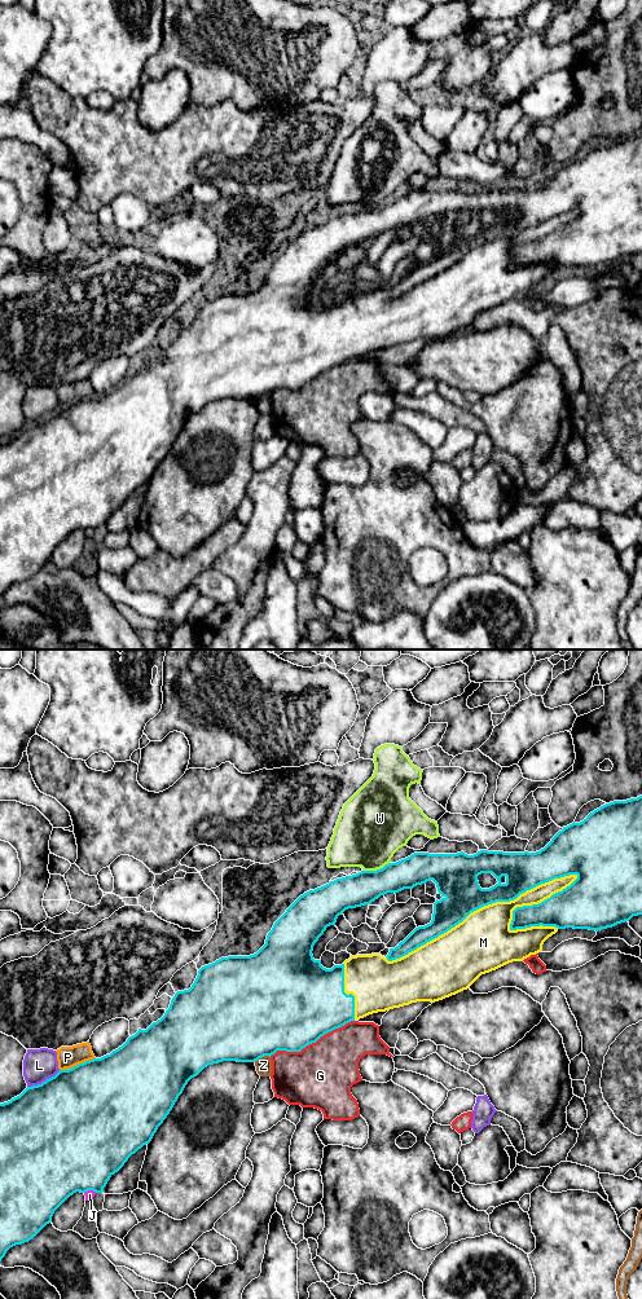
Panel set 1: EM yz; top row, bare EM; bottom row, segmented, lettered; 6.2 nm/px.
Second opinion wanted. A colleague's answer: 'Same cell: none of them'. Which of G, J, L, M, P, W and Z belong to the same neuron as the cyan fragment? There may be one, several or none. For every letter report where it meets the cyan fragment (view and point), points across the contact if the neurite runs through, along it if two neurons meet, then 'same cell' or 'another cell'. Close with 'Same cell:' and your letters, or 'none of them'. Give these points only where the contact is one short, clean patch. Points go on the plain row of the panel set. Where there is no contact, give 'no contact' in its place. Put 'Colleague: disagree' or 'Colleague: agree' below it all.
G: yz (311, 381) | another cell
J: yz (89, 527) | another cell
L: yz (43, 419) | another cell
M: yz (482, 243) | same cell
P: yz (77, 403) | another cell
W: yz (377, 207) | another cell
Z: yz (262, 393) | another cell
Same cell: M
Colleague: disagree

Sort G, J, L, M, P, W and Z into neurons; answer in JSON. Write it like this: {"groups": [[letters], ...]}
{"groups": [["G"], ["J"], ["L"], ["M"], ["P"], ["W"], ["Z"]]}

